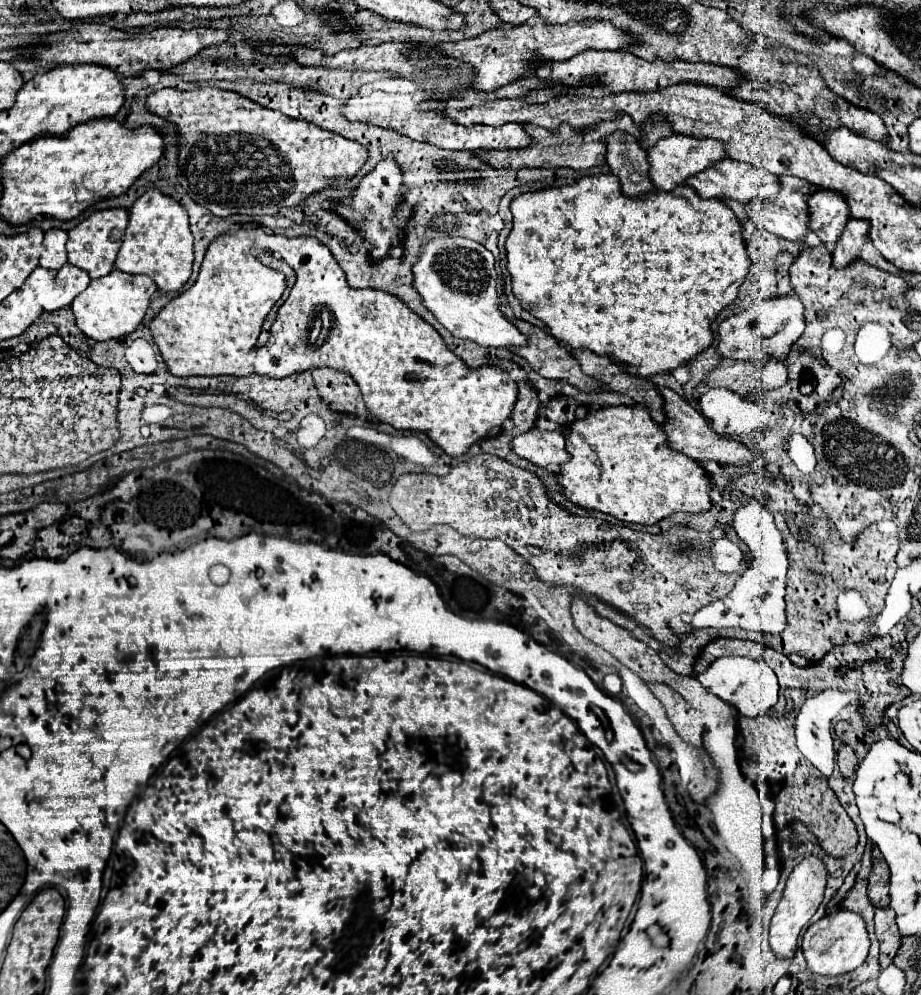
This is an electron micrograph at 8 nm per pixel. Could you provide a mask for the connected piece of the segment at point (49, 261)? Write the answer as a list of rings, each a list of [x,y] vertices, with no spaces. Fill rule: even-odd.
[[[63,229],[47,231],[45,239],[43,239],[39,265],[45,269],[61,269],[67,263],[65,243],[67,243],[67,231],[63,231]]]

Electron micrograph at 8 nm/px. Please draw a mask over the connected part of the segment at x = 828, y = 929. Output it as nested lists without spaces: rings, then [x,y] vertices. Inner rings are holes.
[[[839,909],[835,915],[825,915],[823,919],[807,927],[801,941],[801,949],[813,973],[817,975],[849,973],[865,961],[867,951],[869,951],[869,935],[865,929],[865,921],[859,913],[847,911],[847,909]]]

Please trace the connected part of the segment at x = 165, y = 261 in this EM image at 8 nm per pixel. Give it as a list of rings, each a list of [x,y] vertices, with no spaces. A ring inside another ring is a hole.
[[[149,189],[129,209],[129,225],[123,245],[117,253],[115,267],[125,273],[149,275],[157,283],[157,287],[167,293],[177,291],[187,283],[191,275],[191,265],[193,235],[189,231],[189,217],[185,209],[173,197],[167,197],[157,189]]]

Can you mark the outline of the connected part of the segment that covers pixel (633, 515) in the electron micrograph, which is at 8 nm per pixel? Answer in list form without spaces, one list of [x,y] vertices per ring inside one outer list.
[[[643,405],[603,407],[585,419],[575,419],[567,425],[565,439],[571,459],[557,471],[557,483],[573,505],[641,525],[653,525],[677,511],[703,513],[711,507],[705,469],[669,449],[665,433]]]

